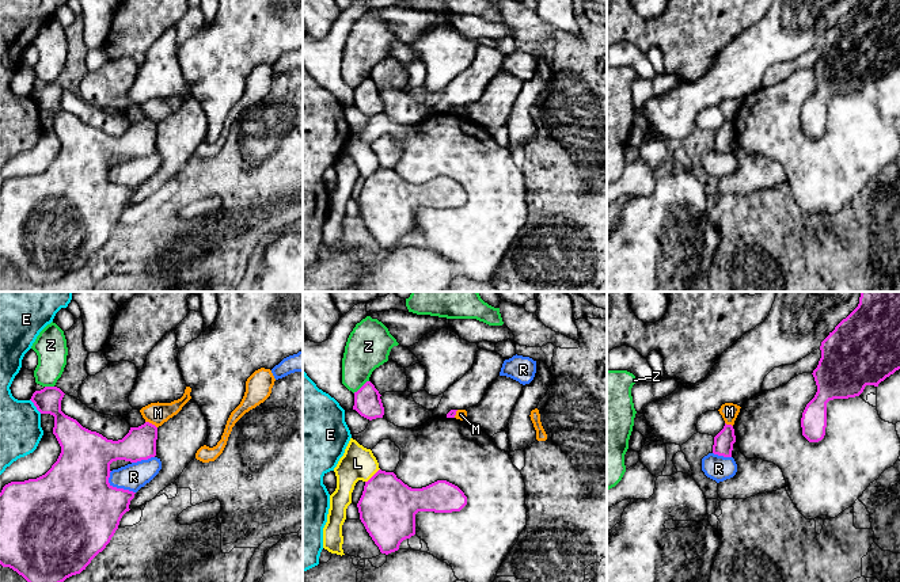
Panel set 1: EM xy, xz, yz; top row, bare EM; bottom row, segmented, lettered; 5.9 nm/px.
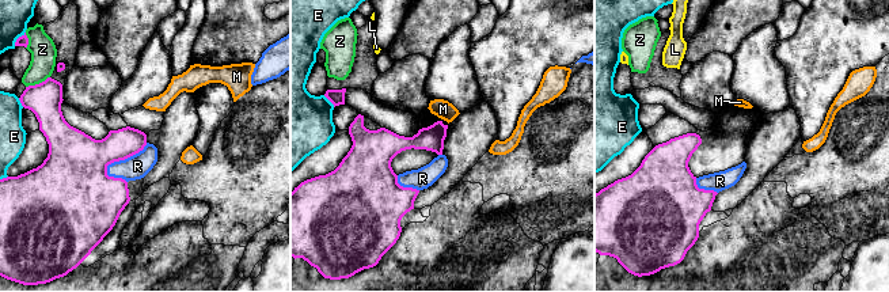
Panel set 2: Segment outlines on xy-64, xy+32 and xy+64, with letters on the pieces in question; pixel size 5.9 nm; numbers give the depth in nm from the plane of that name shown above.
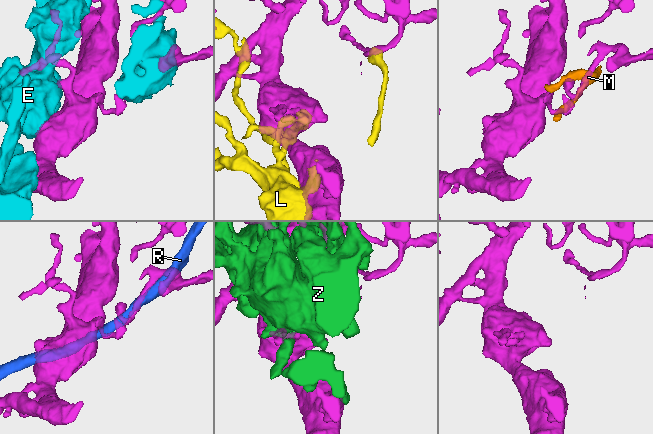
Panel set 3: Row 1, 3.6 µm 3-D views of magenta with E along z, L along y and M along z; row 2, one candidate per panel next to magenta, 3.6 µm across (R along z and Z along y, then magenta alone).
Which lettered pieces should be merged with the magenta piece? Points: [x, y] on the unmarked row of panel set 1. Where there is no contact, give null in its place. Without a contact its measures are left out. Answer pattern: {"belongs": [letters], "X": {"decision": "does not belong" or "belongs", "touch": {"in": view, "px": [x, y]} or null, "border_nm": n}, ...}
{"belongs": [], "E": {"decision": "does not belong", "touch": {"in": "xy", "px": [34, 101]}, "border_nm": 110}, "L": {"decision": "does not belong", "touch": {"in": "xz", "px": [373, 171]}, "border_nm": 120}, "M": {"decision": "does not belong", "touch": {"in": "xy", "px": [151, 120]}, "border_nm": 80}, "R": {"decision": "does not belong", "touch": {"in": "xy", "px": [116, 183]}, "border_nm": 200}, "Z": {"decision": "does not belong", "touch": {"in": "xz", "px": [361, 83]}, "border_nm": 120}}

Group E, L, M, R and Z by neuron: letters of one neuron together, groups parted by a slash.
E / L / M / R / Z

